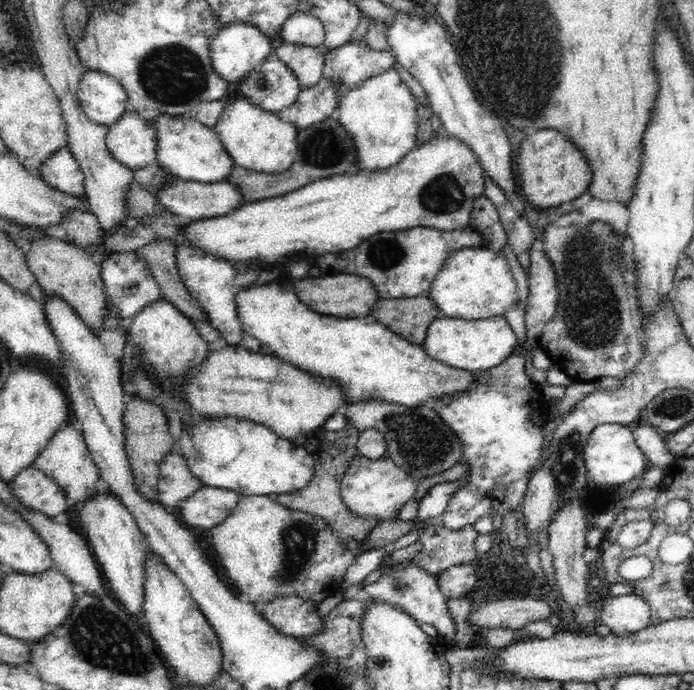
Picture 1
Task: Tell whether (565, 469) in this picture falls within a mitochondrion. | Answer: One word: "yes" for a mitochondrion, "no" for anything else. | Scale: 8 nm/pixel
yes

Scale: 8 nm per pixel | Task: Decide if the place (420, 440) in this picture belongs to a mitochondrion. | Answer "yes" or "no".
yes

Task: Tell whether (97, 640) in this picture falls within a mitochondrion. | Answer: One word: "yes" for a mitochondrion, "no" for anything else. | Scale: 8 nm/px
yes

